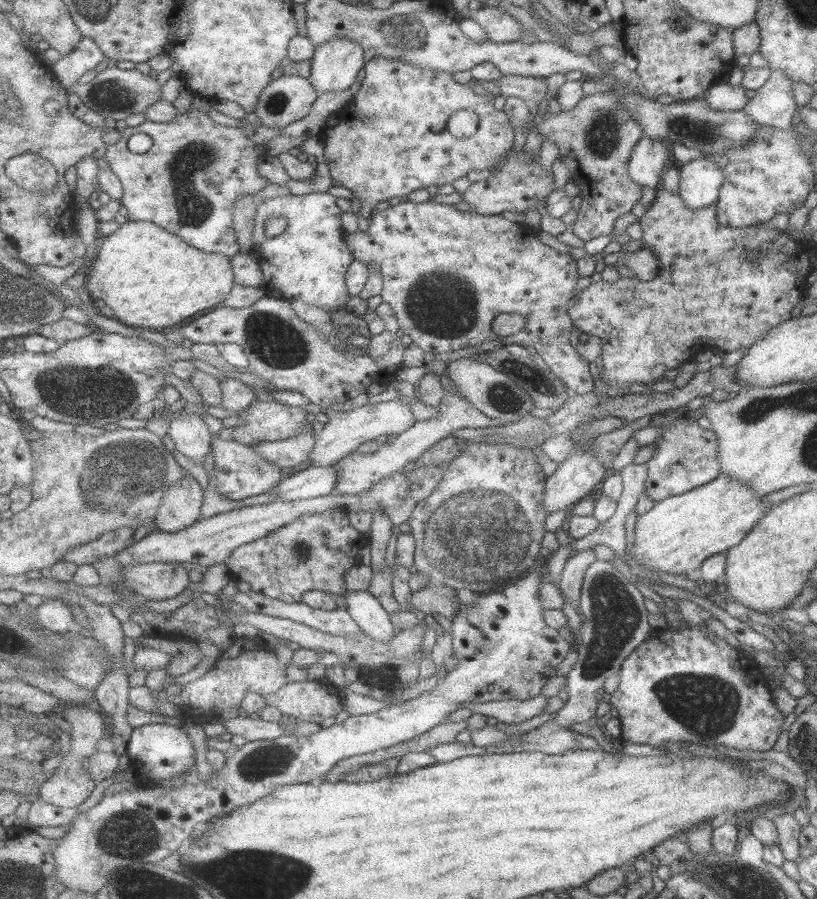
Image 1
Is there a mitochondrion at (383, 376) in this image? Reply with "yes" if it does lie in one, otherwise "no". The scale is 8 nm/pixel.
no

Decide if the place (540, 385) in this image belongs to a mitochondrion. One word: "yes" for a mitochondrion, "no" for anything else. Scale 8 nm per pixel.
yes

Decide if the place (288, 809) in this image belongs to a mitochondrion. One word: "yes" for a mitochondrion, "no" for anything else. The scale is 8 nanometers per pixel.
no

